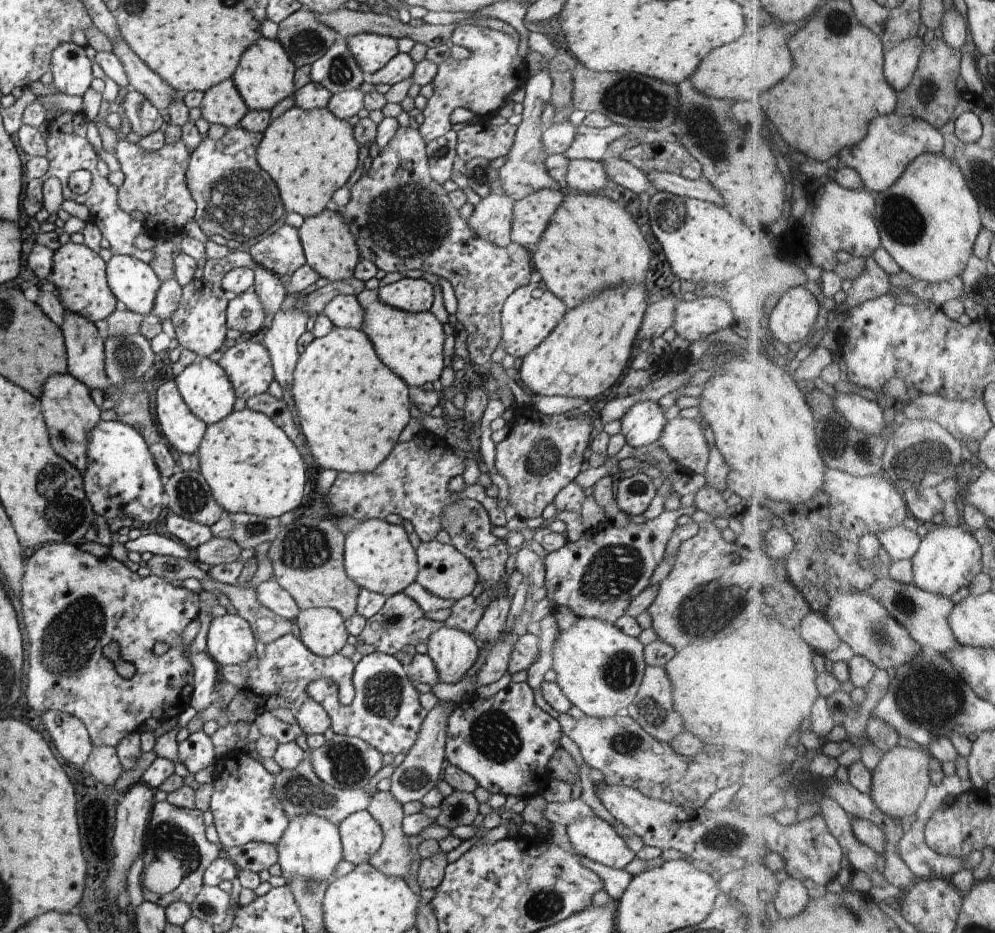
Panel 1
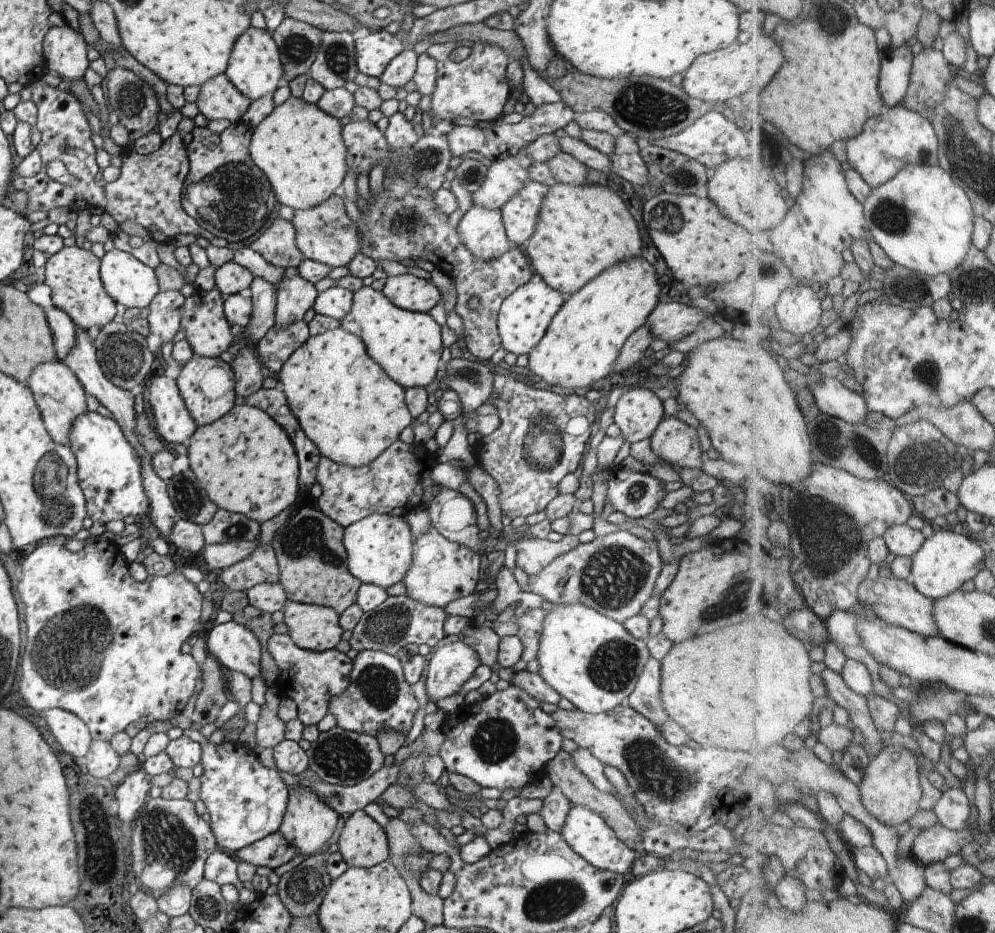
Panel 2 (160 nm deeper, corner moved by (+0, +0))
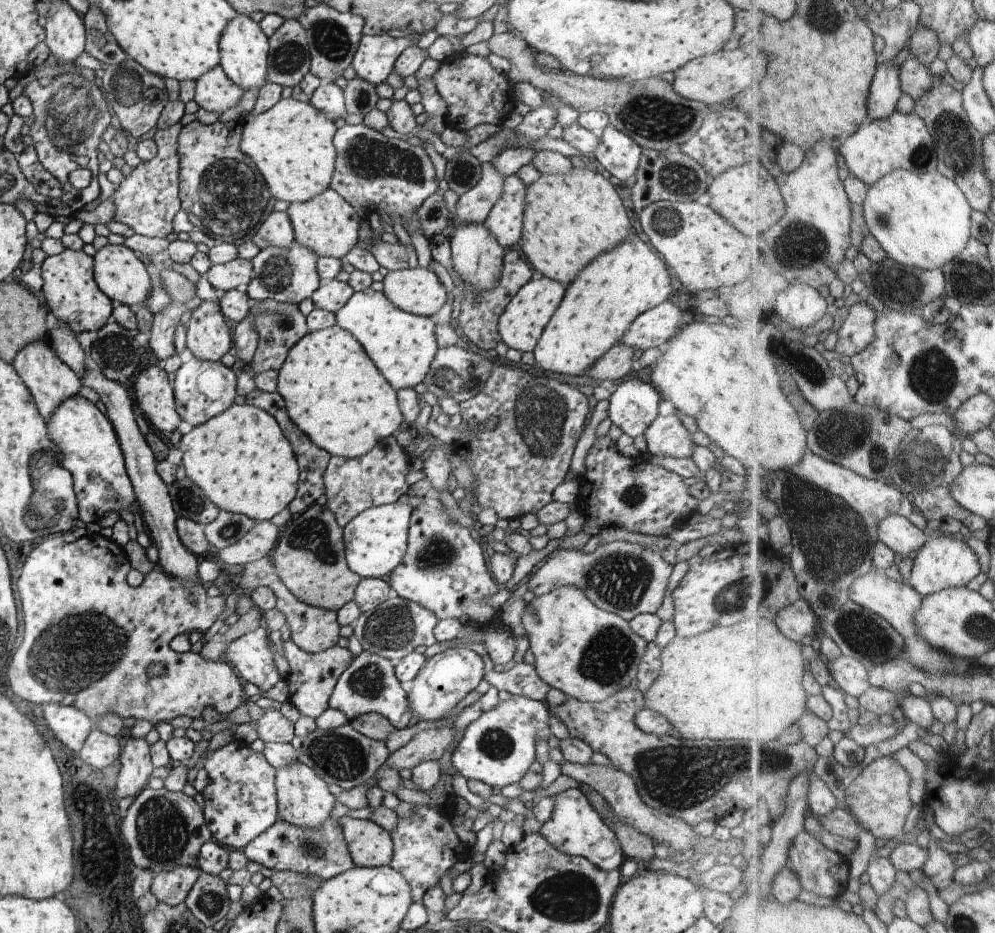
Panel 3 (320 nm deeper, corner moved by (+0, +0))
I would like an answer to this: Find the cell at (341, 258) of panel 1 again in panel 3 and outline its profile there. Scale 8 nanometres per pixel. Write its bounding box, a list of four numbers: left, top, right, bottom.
[287,187,361,258]

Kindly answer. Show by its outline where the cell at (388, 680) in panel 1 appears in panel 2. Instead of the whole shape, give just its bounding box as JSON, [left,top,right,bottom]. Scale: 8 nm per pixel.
[329,649,418,736]

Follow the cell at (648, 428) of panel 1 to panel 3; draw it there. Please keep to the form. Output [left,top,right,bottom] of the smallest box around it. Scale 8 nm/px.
[609,379,661,438]

